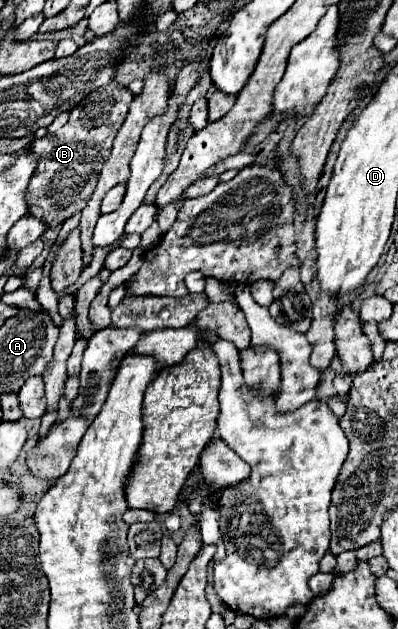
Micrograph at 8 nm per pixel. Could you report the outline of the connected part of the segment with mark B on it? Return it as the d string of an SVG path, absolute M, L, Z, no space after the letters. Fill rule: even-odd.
M111 82L107 88L85 96L85 100L71 110L69 122L59 128L57 134L35 140L31 152L37 158L37 168L27 188L29 216L45 222L47 228L57 228L67 218L81 212L97 186L97 176L111 154L111 144L127 116L131 100L133 94L127 88Z

